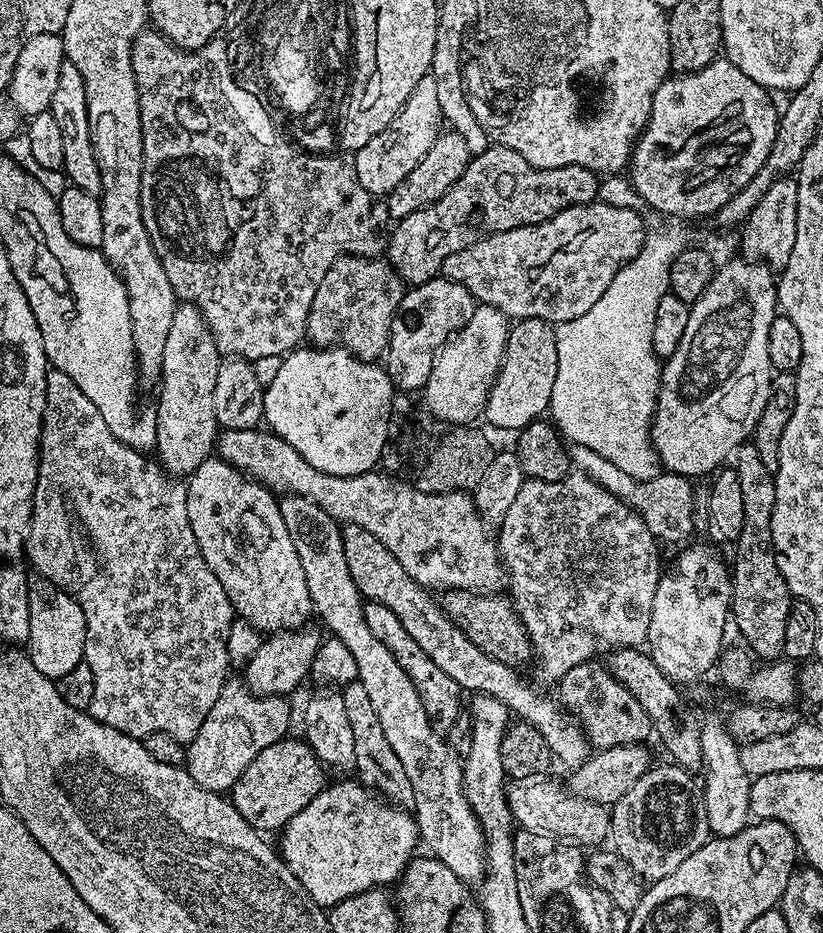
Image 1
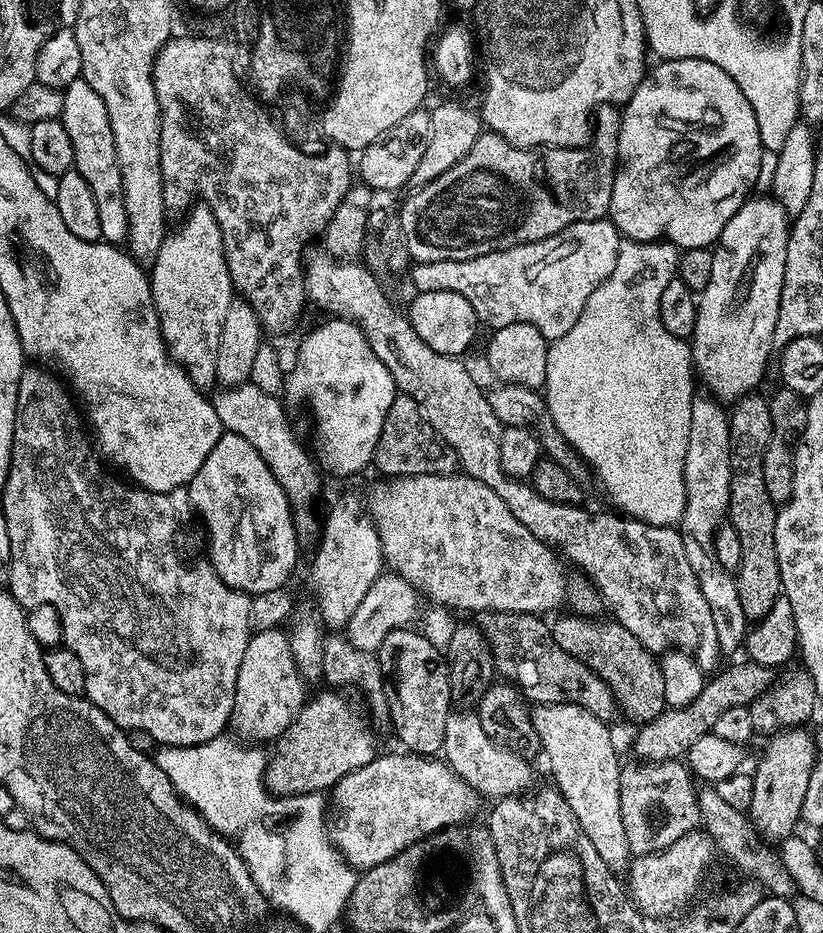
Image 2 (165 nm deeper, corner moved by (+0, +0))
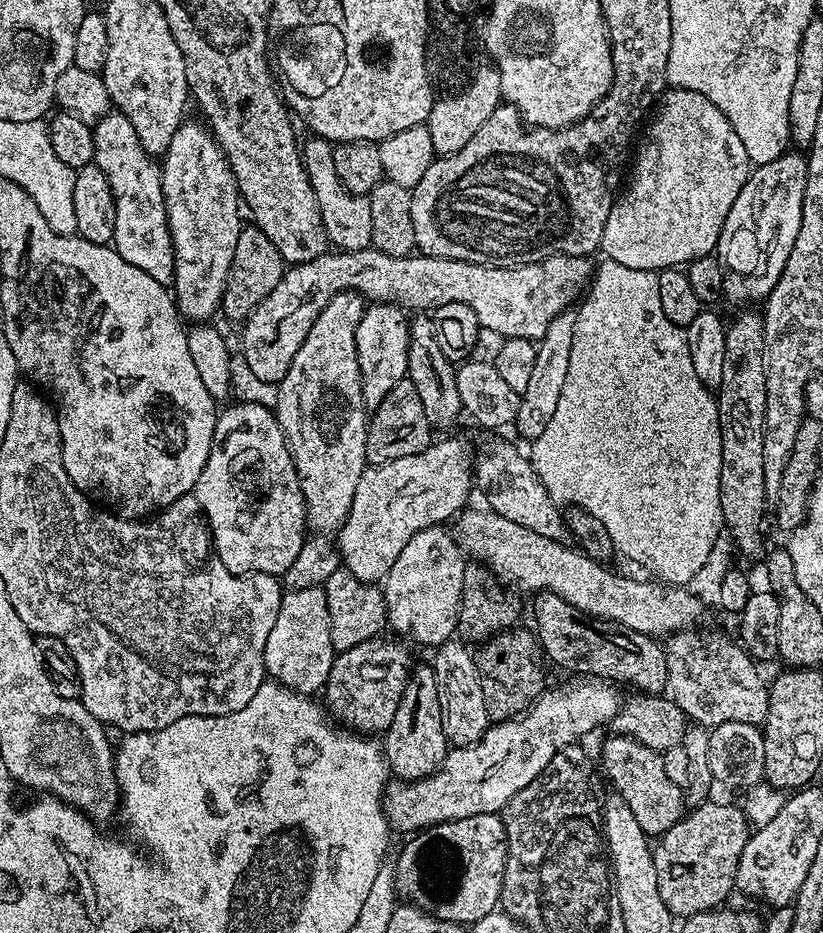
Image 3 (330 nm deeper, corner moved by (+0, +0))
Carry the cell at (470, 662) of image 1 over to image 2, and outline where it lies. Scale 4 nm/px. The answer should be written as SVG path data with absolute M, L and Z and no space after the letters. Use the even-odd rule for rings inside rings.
M538 704L531 713L543 755L548 755L552 776L556 779L554 787L566 798L570 810L574 810L574 818L578 818L582 830L586 830L586 838L594 842L594 850L598 850L602 862L606 862L612 872L627 873L633 855L622 826L622 763L616 757L616 744L608 729L611 727L577 704Z

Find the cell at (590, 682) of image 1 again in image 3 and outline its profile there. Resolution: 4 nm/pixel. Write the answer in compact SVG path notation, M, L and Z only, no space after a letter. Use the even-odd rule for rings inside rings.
M537 592L531 600L532 612L536 615L534 631L545 657L549 656L552 660L576 660L577 666L589 677L606 680L617 686L629 684L630 687L636 688L632 690L640 694L660 694L667 689L666 652L659 639L629 628L621 628L613 620L597 620L595 616L588 616L570 606L570 602L558 598L558 594L553 592Z

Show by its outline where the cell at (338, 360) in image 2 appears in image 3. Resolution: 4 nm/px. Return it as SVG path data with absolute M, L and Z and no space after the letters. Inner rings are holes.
M369 303L362 314L362 322L358 322L358 334L356 335L356 353L358 354L358 366L360 367L360 381L362 382L362 398L364 407L371 410L376 408L394 390L394 386L408 375L408 321L405 309L398 304Z

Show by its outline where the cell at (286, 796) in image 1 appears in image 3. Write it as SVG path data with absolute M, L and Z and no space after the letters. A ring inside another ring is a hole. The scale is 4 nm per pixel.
M384 639L358 642L358 646L350 646L350 650L337 652L336 661L330 666L326 685L327 707L343 727L357 734L387 732L390 722L394 722L394 713L398 710L398 702L402 700L408 681L408 673L414 664L403 639Z

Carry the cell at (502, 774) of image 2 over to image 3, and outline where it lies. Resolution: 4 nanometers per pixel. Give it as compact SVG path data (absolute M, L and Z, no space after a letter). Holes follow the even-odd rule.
M459 639L447 640L445 644L435 649L436 657L430 660L430 666L436 675L438 702L442 706L442 730L449 745L458 748L478 742L490 723L476 661L473 653L471 651L468 653L463 646L465 647Z

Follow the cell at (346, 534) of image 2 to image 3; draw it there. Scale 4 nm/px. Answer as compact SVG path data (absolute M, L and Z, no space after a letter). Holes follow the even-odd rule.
M437 439L418 454L365 467L354 489L350 514L338 533L343 567L367 584L383 581L406 542L422 530L451 521L469 503L471 492L474 460L471 455L468 457L468 448L460 440Z

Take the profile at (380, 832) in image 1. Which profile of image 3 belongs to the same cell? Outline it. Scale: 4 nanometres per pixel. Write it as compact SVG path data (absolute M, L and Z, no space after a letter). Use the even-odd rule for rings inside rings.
M584 678L581 684L564 684L561 688L549 687L529 706L523 716L515 716L512 720L501 720L489 723L487 730L478 742L468 744L464 748L449 747L448 756L439 768L430 776L420 780L392 782L387 785L384 794L384 813L388 815L388 823L393 829L407 834L415 834L433 824L450 822L458 818L470 818L474 814L503 813L504 807L522 790L522 786L530 786L542 770L554 758L558 750L583 741L587 732L607 725L618 714L622 703L621 689L617 685L595 678Z

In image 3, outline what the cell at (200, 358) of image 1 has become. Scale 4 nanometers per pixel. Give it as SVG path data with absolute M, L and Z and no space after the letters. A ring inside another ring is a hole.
M181 123L174 138L170 138L170 146L162 157L160 174L176 263L170 288L185 321L208 322L221 307L230 262L234 262L234 246L238 246L242 227L242 197L236 189L228 159L211 131L203 123L188 123Z

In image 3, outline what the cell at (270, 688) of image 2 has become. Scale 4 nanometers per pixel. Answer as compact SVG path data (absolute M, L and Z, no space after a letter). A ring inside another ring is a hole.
M323 587L285 591L280 597L278 618L274 618L274 627L270 629L270 638L266 638L265 673L275 683L284 685L292 692L316 694L319 688L321 691L327 685L330 666L336 661L336 654L336 647L330 642L330 614L326 610L326 594Z

